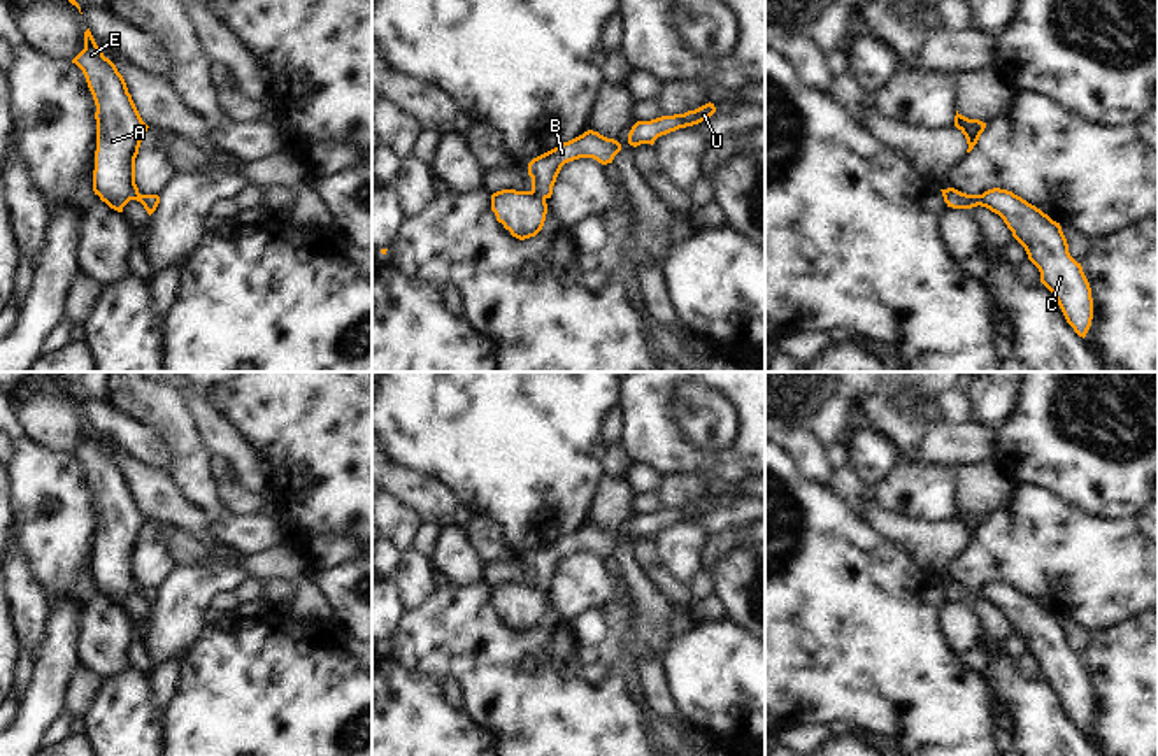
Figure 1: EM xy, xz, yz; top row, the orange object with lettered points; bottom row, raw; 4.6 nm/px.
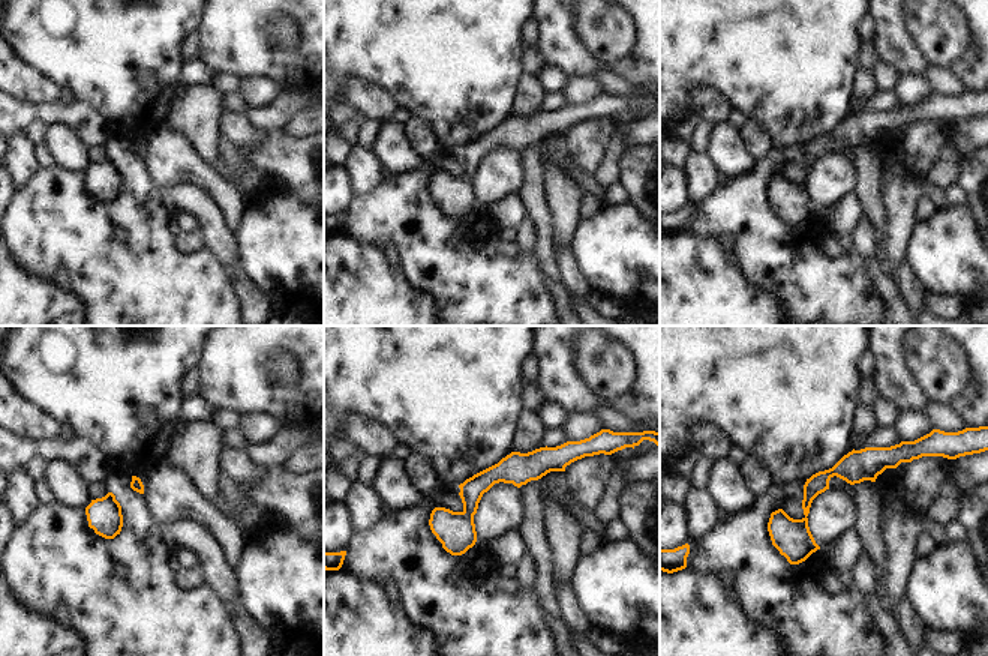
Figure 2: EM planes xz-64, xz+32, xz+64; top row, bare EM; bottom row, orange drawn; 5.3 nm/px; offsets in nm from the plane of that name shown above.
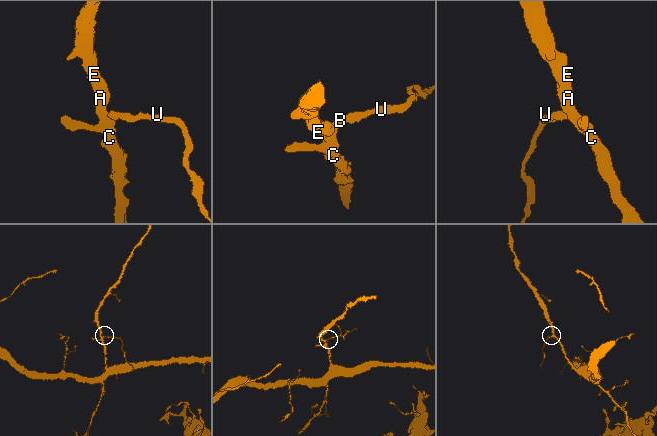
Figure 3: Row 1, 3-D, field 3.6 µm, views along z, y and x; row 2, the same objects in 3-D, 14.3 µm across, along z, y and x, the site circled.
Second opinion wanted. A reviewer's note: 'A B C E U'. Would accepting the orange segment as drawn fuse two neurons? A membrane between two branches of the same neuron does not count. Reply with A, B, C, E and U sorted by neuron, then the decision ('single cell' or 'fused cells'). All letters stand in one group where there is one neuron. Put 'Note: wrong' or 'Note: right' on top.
Note: right
groups A B C E U; single cell

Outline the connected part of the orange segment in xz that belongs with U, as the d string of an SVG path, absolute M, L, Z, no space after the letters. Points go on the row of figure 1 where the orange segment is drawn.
M709 102L684 114L661 116L651 121L637 121L628 133L628 144L633 147L640 144L653 146L658 137L707 121L714 112L716 107Z

